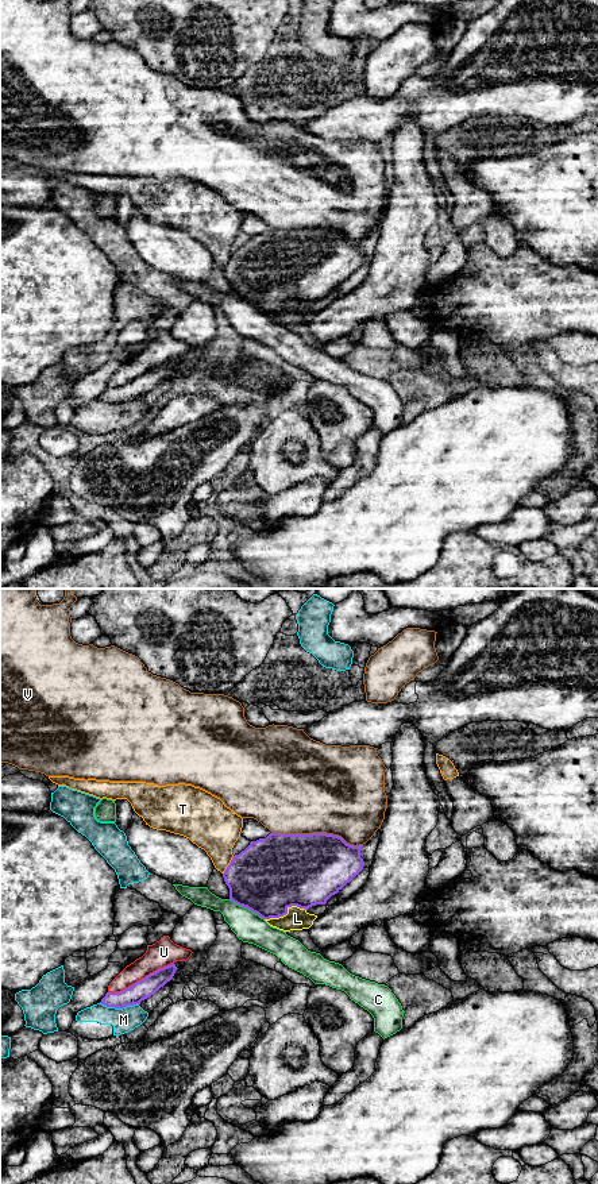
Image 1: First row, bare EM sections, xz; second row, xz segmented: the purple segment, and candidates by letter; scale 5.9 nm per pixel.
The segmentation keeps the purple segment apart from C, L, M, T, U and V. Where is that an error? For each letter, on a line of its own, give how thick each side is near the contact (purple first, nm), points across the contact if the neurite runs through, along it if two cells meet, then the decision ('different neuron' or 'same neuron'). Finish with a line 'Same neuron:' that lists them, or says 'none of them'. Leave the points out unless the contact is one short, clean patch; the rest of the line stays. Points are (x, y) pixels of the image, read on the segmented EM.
C: 440/180 nm | along xz (230, 898), (257, 913), (263, 920) | different neuron
L: 440/130 nm | different neuron
M: 120/140 nm | different neuron
T: 440/300 nm | along xz (234, 856), (223, 874) | different neuron
U: 120/160 nm | different neuron
V: 440/500 nm | different neuron
Same neuron: none of them

